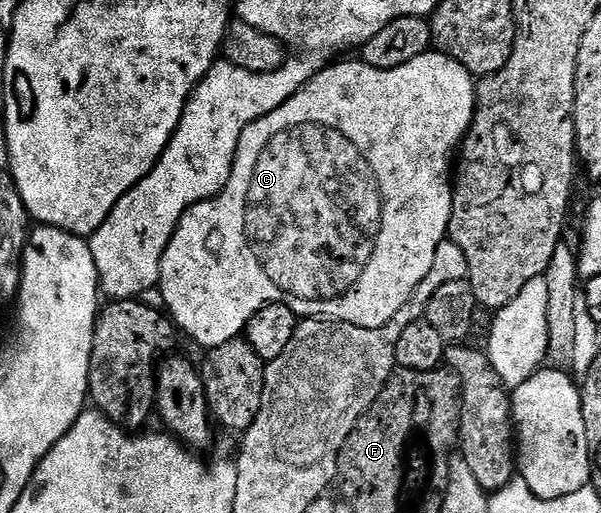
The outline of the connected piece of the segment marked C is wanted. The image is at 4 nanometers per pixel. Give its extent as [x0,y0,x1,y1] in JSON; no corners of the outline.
[157,51,476,351]

